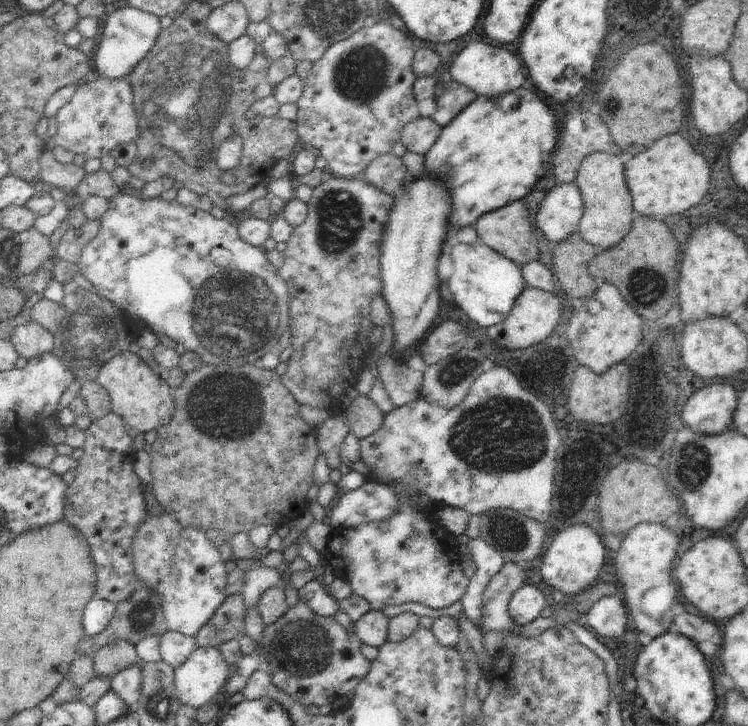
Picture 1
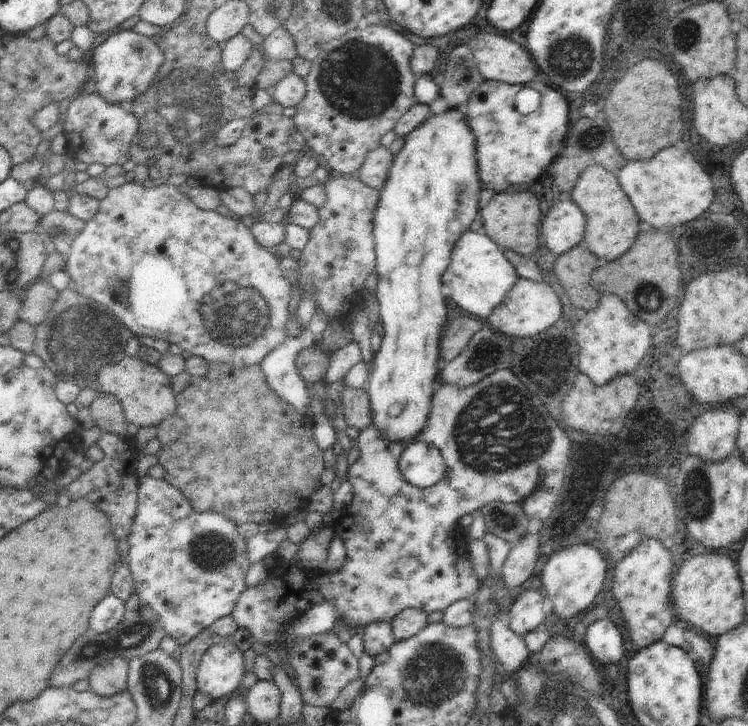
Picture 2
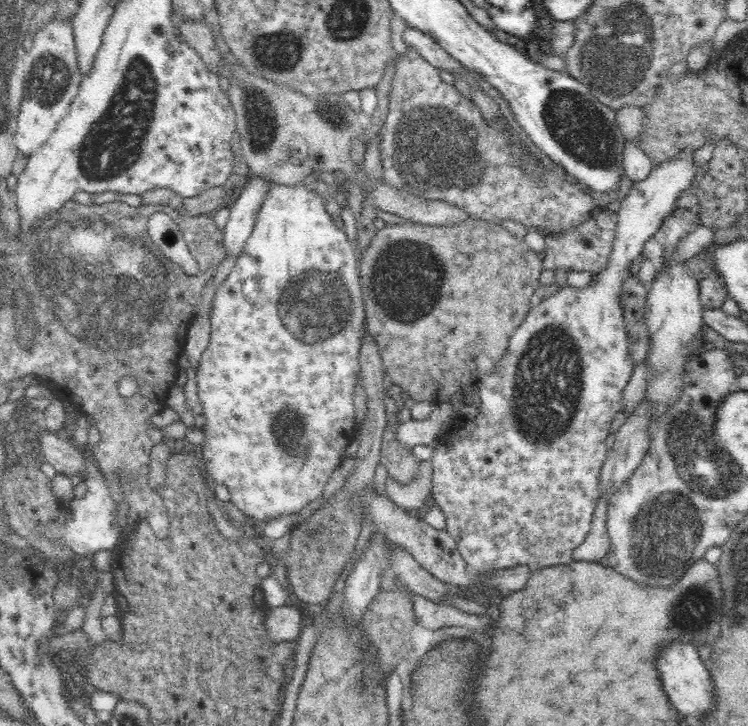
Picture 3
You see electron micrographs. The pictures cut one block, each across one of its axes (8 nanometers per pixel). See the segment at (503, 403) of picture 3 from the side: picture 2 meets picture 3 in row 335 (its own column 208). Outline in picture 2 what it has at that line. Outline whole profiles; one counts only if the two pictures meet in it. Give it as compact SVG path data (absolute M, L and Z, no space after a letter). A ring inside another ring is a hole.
M148 475L139 477L137 509L127 537L129 569L135 593L140 602L151 606L163 629L178 642L180 648L220 618L231 615L238 598L247 589L245 578L251 566L246 556L248 539L238 534L238 524L222 518L222 514L196 512L182 491L165 480Z

